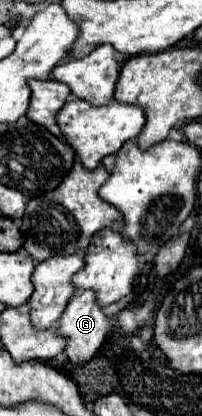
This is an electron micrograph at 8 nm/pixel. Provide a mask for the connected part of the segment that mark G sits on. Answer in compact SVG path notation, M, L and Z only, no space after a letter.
M78 291L68 309L60 317L58 333L66 337L66 355L72 363L90 361L100 345L104 343L106 335L110 333L112 325L102 307L96 301L94 291Z

